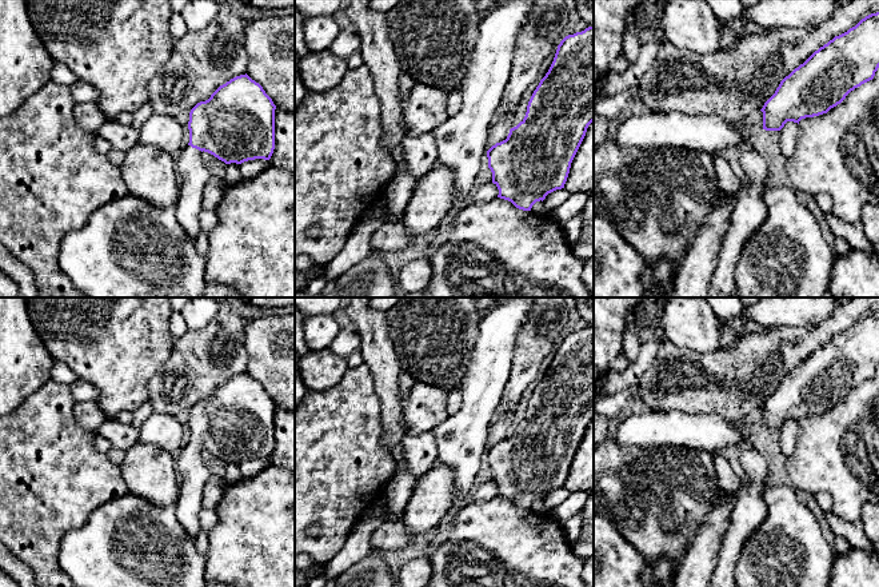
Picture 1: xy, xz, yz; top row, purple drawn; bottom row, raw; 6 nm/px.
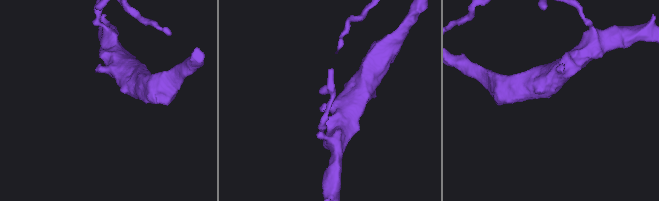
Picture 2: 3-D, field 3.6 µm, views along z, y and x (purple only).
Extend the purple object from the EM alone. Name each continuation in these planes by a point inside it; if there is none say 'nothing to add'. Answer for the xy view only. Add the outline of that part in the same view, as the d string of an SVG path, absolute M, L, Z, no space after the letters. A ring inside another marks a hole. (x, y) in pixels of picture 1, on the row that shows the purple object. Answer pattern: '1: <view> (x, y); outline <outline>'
1: xy (194, 176); outline M184 145L175 156L176 172L180 179L180 195L176 203L176 219L192 241L201 232L200 212L203 211L203 192L211 177L201 160L201 151Z

